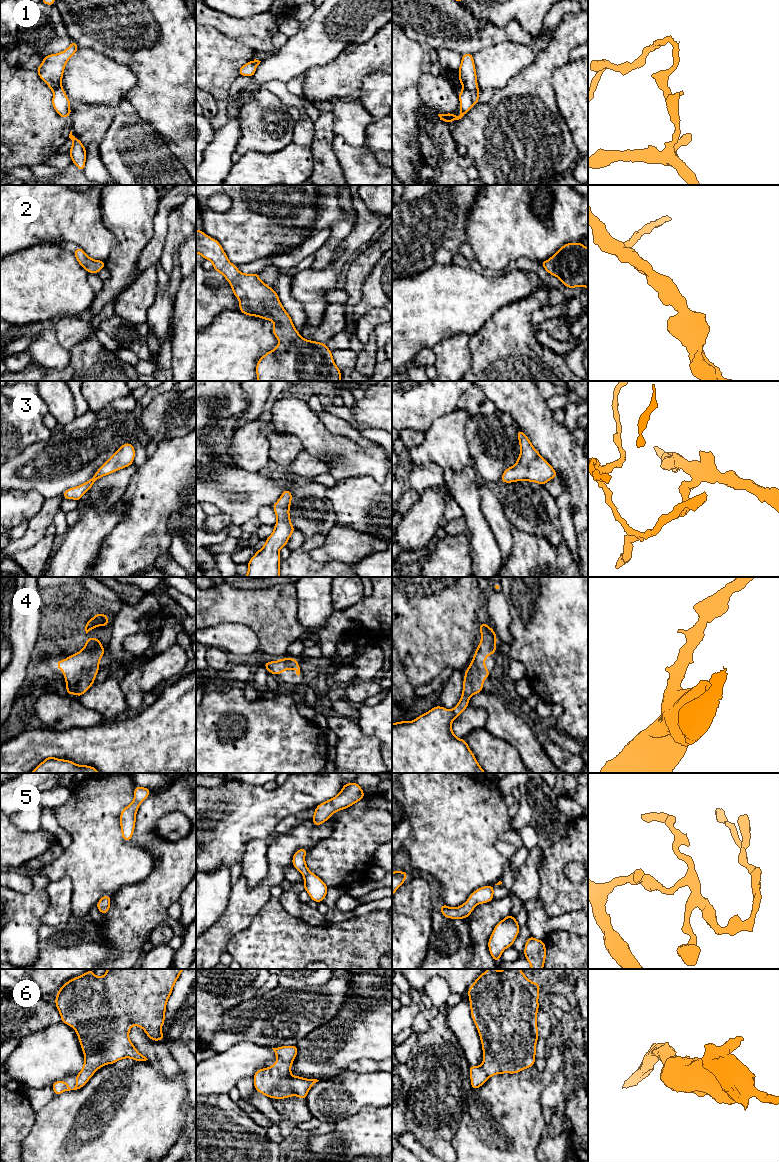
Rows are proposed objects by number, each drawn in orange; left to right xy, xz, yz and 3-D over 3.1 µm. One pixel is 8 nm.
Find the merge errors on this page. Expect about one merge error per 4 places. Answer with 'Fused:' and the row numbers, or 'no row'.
Fused: 1

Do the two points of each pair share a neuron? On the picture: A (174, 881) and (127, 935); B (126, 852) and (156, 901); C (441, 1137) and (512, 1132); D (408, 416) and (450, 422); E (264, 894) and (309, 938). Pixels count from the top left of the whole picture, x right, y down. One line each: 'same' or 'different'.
A: same
B: different
C: different
D: different
E: different

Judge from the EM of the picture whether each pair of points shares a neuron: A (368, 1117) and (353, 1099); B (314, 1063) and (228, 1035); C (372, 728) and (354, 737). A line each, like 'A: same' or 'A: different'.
A: different
B: different
C: different

